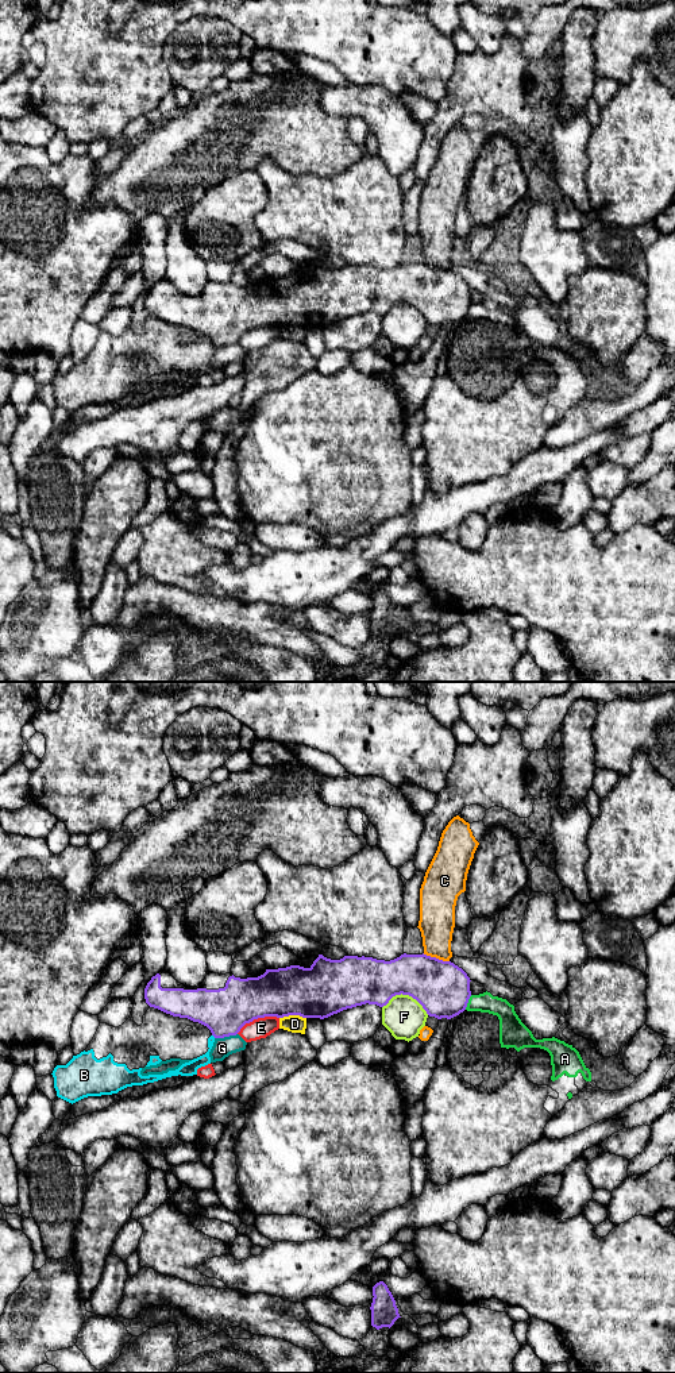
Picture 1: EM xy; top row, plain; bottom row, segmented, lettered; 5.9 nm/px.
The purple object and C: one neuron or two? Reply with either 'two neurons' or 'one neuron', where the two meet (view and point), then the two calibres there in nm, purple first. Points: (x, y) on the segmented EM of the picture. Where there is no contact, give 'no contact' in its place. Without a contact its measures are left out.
two neurons | xy (435, 957) | 320/220 nm

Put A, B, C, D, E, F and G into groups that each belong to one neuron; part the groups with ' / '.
A / B / C / D / E / F / G

